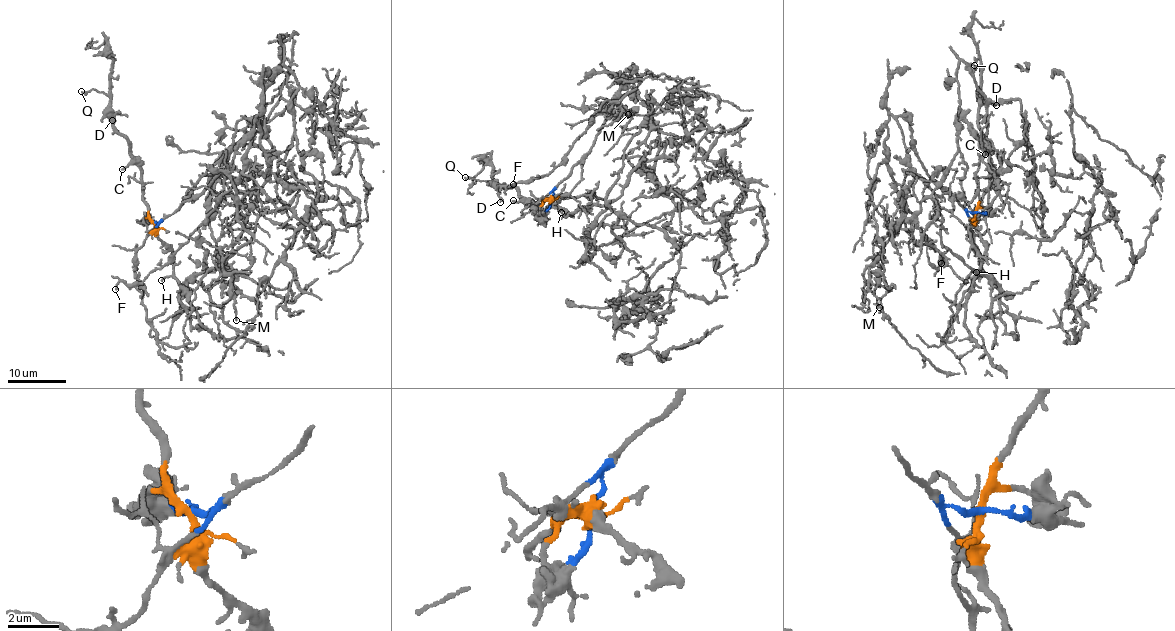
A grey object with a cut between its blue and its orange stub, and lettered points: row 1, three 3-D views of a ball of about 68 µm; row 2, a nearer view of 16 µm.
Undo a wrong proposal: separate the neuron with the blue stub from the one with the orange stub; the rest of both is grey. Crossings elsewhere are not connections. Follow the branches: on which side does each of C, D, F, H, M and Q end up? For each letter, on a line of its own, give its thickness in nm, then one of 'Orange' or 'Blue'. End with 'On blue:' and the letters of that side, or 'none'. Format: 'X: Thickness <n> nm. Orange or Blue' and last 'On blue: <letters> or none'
C: Thickness 140 nm. Orange
D: Thickness 200 nm. Orange
F: Thickness 130 nm. Blue
H: Thickness 120 nm. Orange
M: Thickness 100 nm. Blue
Q: Thickness 180 nm. Orange
On blue: F, M

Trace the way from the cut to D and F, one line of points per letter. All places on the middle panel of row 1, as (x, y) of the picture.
D: (549, 199), (535, 208), (514, 187), (503, 184), (498, 191), (499, 202)
F: (549, 199), (580, 163), (613, 100), (633, 83), (629, 79), (561, 164), (546, 175), (512, 184)

